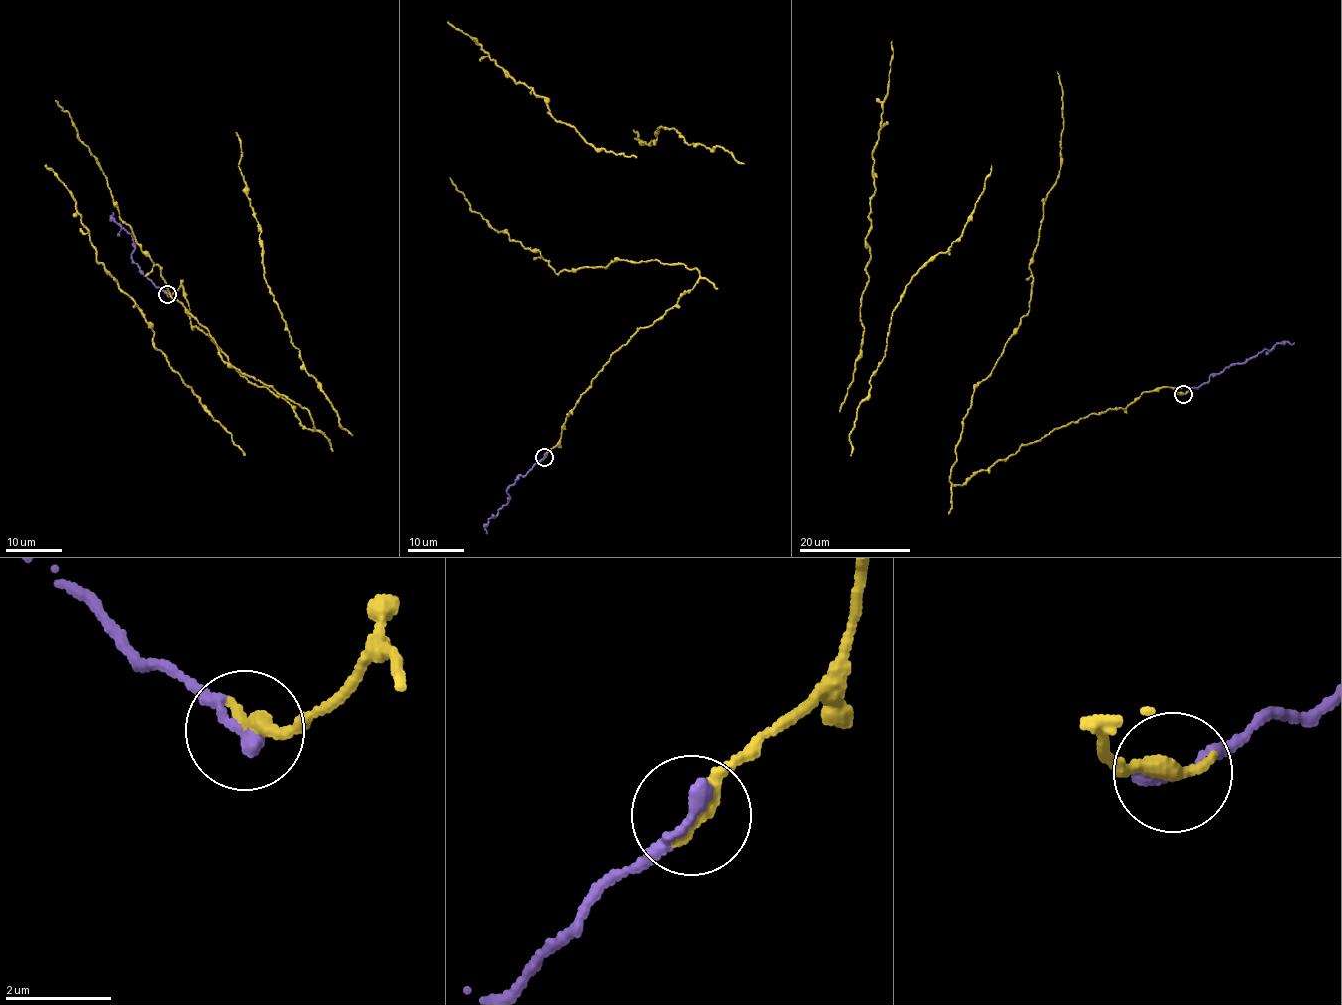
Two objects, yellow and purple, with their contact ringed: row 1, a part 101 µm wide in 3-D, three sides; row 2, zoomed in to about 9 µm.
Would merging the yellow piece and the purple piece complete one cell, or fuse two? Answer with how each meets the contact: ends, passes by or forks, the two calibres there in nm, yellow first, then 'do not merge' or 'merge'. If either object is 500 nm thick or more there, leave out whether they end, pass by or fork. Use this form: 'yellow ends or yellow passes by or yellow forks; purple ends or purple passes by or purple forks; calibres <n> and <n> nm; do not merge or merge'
yellow ends; purple ends; calibres 360 and 320 nm; merge

